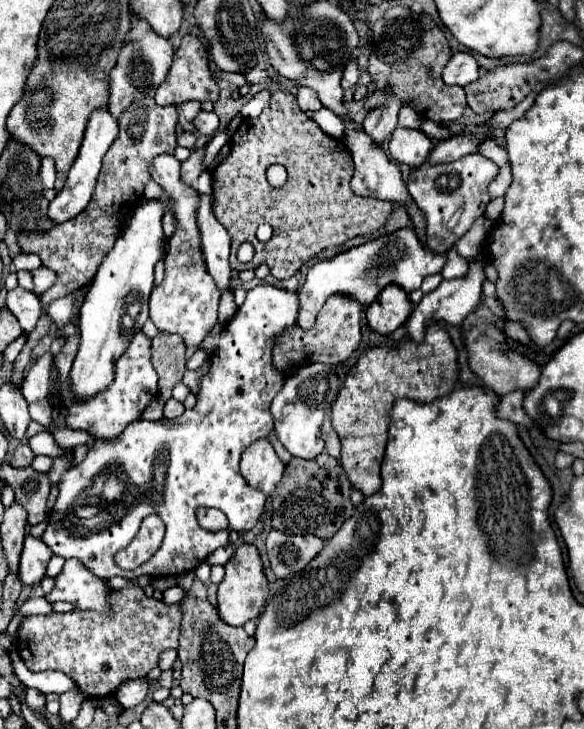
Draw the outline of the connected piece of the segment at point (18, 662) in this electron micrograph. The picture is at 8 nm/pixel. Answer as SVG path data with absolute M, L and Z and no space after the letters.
M9 652L9 658L11 658L11 666L13 666L13 674L27 686L27 688L37 688L39 692L43 694L49 694L49 692L57 692L57 694L63 694L67 690L79 690L77 684L63 672L37 672L33 674L31 670L27 670L27 666L23 664L19 652Z

